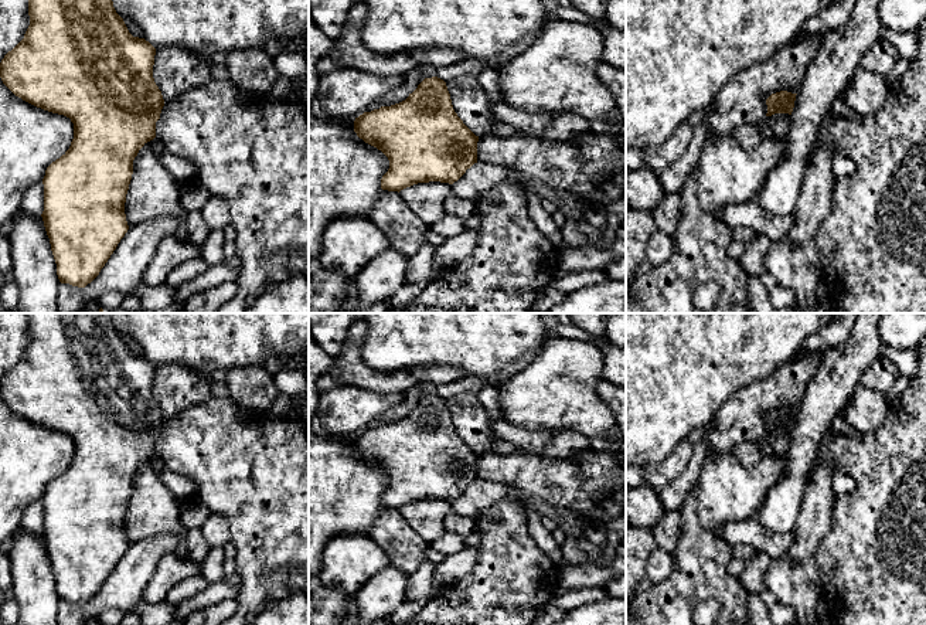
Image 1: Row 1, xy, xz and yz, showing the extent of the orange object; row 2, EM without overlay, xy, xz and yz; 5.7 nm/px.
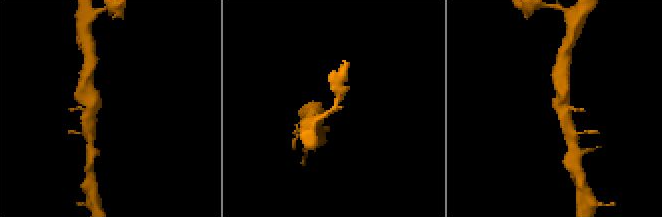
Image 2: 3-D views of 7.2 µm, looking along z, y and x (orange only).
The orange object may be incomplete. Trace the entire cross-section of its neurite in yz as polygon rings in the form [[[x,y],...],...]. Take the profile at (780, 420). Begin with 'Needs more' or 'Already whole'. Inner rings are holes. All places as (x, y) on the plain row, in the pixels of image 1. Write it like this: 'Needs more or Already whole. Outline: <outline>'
Already whole. Outline: [[[780,408],[780,410],[772,411],[766,417],[766,422],[767,422],[766,434],[772,434],[774,431],[791,432],[793,425],[794,425],[796,412],[797,411],[791,411],[787,408]]]

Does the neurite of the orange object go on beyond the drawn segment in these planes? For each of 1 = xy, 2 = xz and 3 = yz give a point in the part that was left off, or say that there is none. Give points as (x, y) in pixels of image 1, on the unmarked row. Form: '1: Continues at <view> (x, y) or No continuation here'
1: No continuation here
2: No continuation here
3: No continuation here

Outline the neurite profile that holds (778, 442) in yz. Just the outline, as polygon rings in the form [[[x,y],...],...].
[[[774,431],[772,434],[766,434],[763,444],[770,455],[784,461],[790,448],[790,438],[791,432],[789,431]]]

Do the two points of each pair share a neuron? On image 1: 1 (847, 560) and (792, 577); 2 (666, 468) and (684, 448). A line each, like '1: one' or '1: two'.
1: two
2: one

